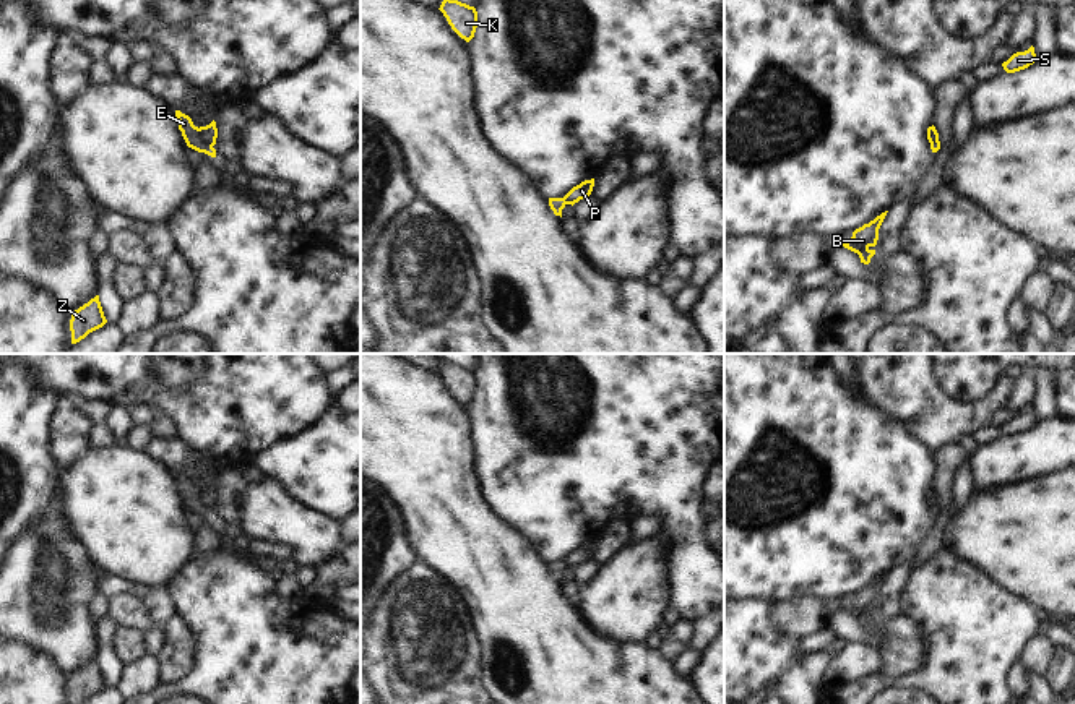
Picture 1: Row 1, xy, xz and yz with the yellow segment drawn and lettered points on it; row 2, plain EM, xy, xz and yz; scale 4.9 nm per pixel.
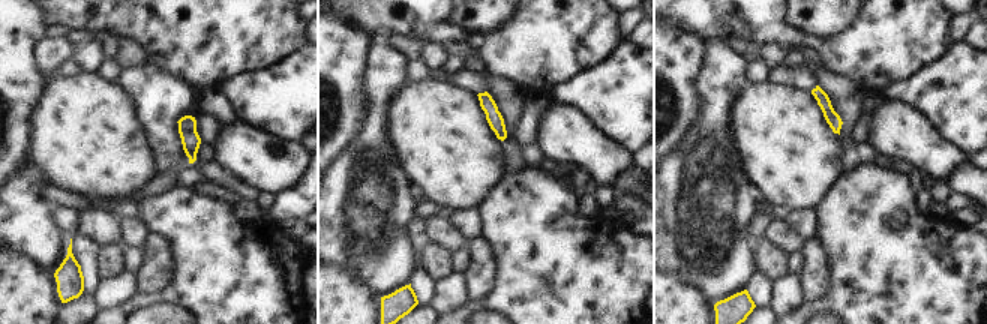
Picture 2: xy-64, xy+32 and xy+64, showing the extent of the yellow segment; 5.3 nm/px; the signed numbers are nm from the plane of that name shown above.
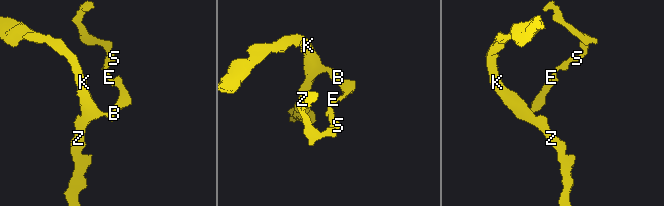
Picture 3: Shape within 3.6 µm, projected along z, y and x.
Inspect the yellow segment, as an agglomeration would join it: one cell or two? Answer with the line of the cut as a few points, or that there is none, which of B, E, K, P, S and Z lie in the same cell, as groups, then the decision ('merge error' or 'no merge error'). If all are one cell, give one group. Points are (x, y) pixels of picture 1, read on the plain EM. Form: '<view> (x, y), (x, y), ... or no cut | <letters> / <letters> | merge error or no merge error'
xy (198, 492), (198, 500), (211, 510) | B K P Z / E S | merge error

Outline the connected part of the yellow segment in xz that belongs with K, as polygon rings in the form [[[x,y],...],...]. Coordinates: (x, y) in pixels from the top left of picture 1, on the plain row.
[[[445,360],[438,373],[461,402],[469,406],[474,401],[477,391],[477,375],[474,370]]]

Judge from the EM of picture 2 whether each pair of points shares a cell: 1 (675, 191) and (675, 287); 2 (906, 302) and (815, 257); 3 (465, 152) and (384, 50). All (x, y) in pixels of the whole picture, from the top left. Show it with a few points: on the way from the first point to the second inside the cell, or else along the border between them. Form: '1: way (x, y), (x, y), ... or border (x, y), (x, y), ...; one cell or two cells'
1: border (669, 270), (681, 275), (705, 293); two cells
2: border (816, 236), (830, 255), (830, 291), (822, 299); two cells
3: border (408, 81), (390, 105), (389, 113); two cells

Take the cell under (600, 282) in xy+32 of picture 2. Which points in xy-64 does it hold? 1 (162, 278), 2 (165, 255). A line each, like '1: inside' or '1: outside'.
1: outside
2: outside

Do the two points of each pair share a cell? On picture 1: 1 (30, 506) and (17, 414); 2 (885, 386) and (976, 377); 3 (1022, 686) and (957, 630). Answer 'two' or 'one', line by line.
1: one
2: two
3: two

